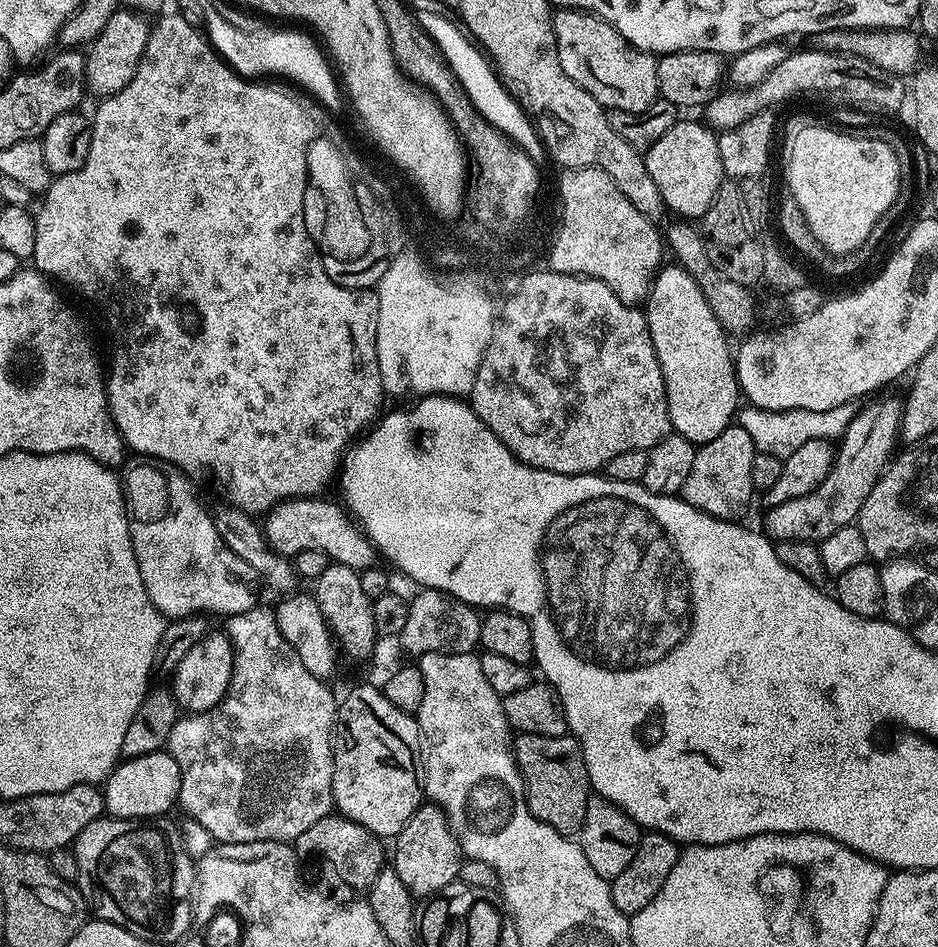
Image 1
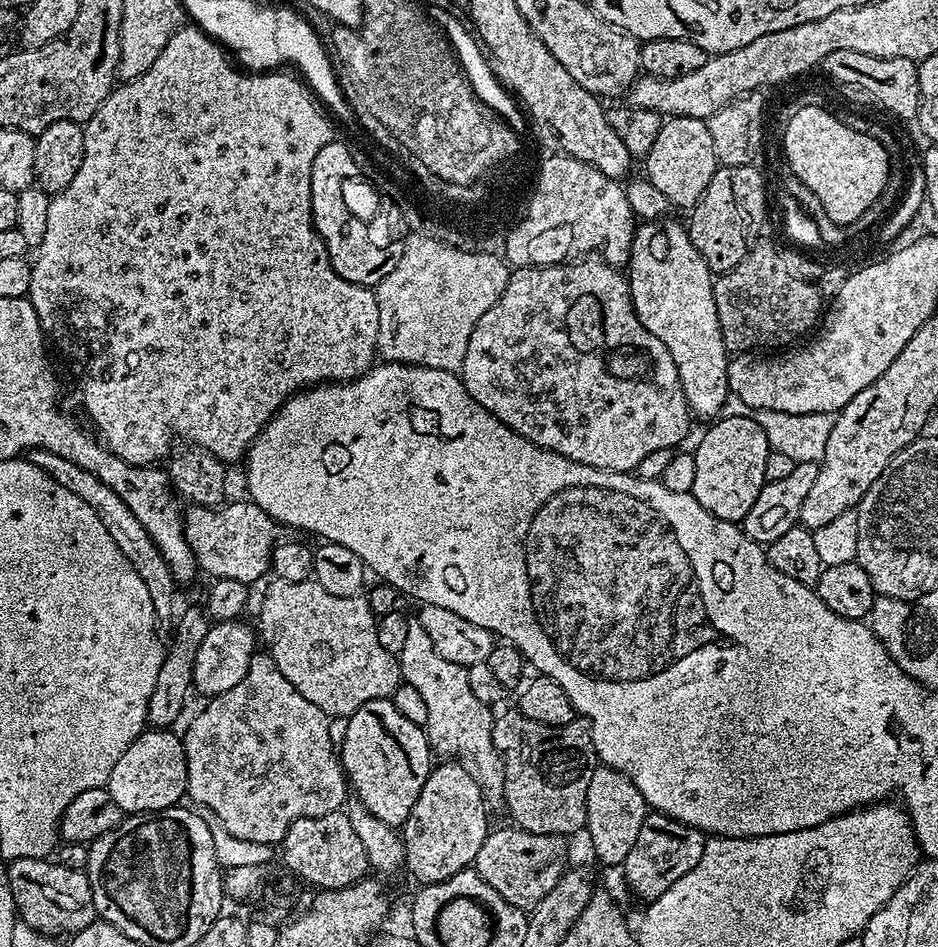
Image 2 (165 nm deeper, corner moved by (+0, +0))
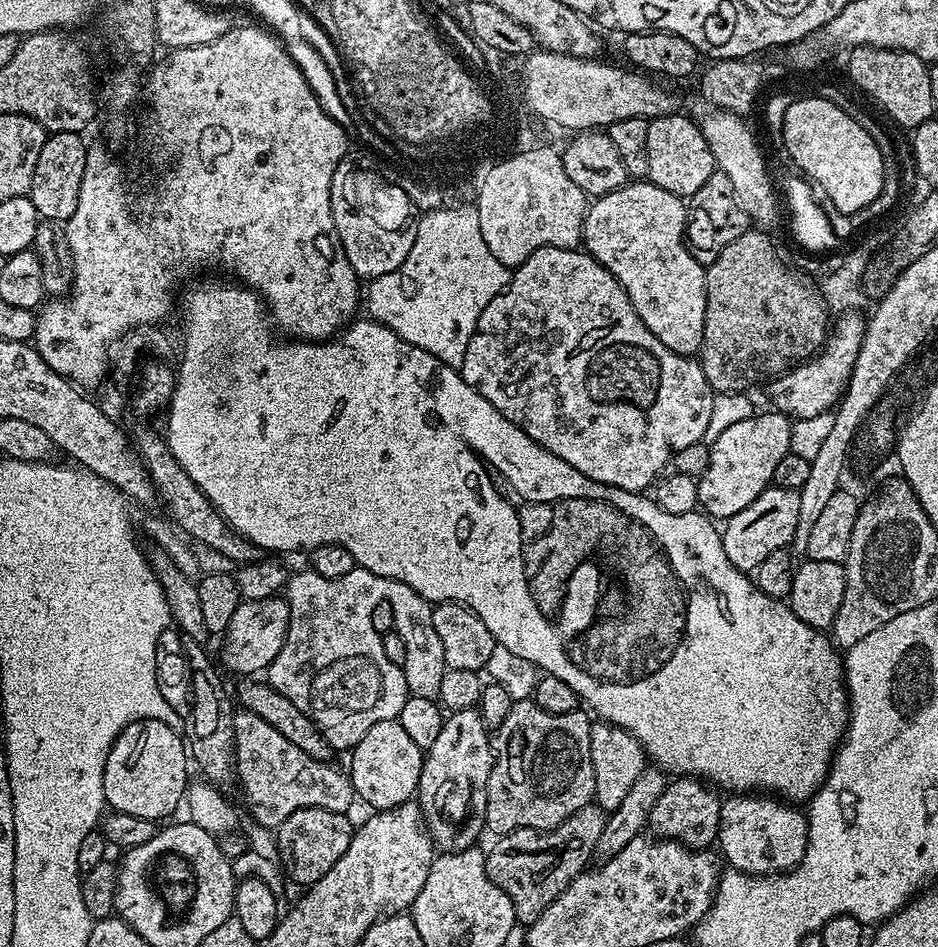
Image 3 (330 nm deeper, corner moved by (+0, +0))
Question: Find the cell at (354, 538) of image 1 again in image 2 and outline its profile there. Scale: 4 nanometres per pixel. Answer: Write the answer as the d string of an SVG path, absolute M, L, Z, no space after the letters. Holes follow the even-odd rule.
M243 499L219 507L195 503L185 507L182 512L184 537L202 572L209 572L209 577L218 580L234 578L252 586L255 580L269 575L272 550L278 543L282 528L274 518L270 518L270 514L266 514L266 510L262 510L262 506L253 504L251 499Z

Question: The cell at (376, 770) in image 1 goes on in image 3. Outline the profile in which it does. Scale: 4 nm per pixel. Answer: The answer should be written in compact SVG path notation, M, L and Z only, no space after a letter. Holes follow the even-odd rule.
M399 719L380 721L366 731L365 737L351 749L353 793L369 804L369 809L393 808L409 803L417 795L424 765L424 752L402 730Z

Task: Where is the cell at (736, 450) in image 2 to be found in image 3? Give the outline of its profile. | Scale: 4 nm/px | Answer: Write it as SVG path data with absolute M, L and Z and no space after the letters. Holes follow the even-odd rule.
M767 411L727 427L710 447L710 462L696 481L699 507L709 517L726 522L738 514L738 510L746 510L746 506L750 506L758 494L770 487L778 462L782 462L782 458L786 458L791 451L793 421L783 412Z

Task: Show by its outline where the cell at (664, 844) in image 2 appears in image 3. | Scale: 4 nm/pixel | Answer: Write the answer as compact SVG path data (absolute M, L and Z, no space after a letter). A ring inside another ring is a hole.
M676 776L669 779L666 790L662 790L662 798L654 802L654 810L650 810L648 828L657 837L676 840L688 848L711 849L720 834L721 803L721 793L715 787L694 776Z

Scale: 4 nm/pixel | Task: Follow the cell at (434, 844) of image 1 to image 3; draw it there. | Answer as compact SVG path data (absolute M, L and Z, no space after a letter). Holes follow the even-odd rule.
M479 707L445 715L442 731L434 741L434 746L430 746L424 752L424 765L418 789L418 803L420 813L424 816L424 825L428 827L433 845L440 852L461 852L471 848L477 843L480 831L485 831L486 786L490 782L493 755L490 729L480 717Z

